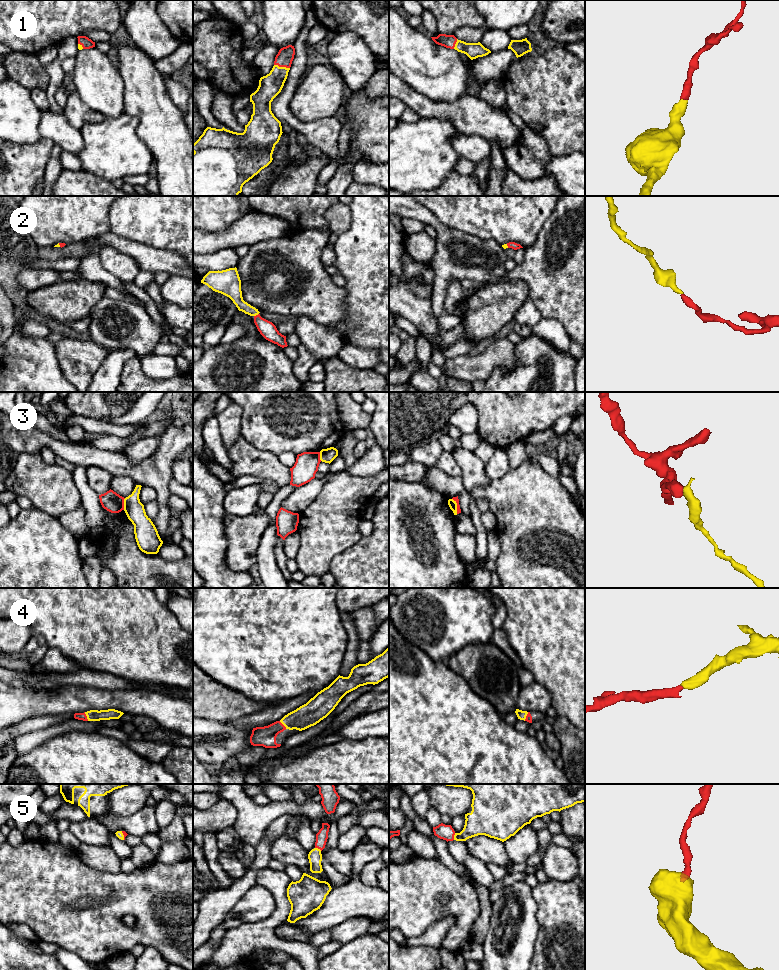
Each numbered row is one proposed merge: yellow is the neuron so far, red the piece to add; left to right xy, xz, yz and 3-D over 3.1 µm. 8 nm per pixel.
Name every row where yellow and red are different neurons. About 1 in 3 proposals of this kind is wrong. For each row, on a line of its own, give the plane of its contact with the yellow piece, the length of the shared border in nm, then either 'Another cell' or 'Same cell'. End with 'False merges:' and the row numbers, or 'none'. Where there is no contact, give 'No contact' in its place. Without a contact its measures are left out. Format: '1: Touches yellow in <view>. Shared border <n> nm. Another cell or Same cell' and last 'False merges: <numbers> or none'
1: Touches yellow in xz. Shared border 130 nm. Same cell
2: Touches yellow in xz. Shared border 50 nm. Same cell
3: Touches yellow in yz. Shared border 130 nm. Another cell
4: Touches yellow in xy. Shared border 80 nm. Same cell
5: Touches yellow in yz. Shared border 60 nm. Same cell
False merges: 3

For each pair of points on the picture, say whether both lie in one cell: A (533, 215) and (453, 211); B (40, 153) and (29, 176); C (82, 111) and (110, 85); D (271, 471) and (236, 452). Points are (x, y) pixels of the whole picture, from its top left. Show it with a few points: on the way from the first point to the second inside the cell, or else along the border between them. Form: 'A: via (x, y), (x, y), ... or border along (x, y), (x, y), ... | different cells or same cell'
A: via (513, 213), (506, 213), (504, 211), (473, 211) | same cell
B: via (34, 159), (29, 164), (29, 170) | same cell
C: border along (76, 90), (79, 97), (87, 105), (105, 117) | different cells
D: via (262, 464), (249, 461), (245, 457) | same cell

